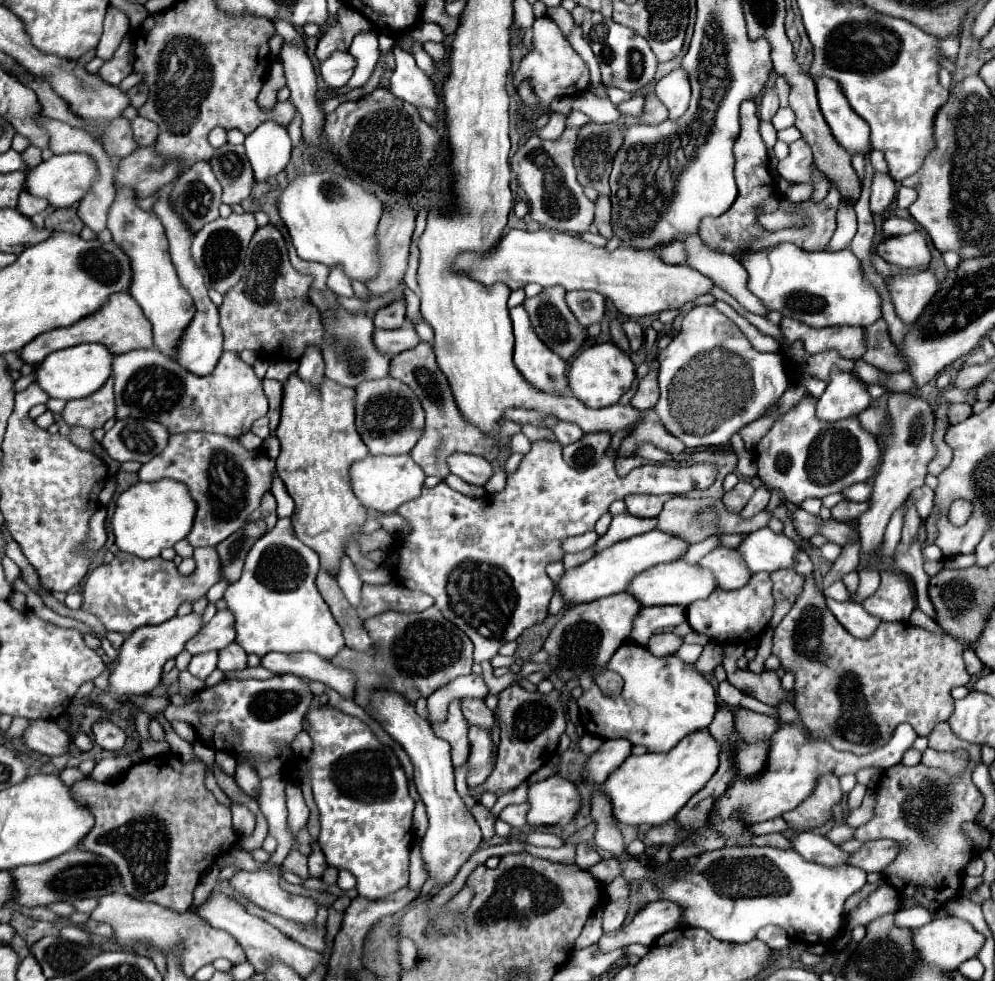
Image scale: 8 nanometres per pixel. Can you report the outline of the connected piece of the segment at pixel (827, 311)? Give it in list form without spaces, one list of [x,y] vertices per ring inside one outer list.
[[[779,243],[775,247],[763,249],[763,251],[749,251],[739,255],[739,263],[747,269],[747,289],[769,309],[779,311],[783,317],[797,319],[809,327],[823,329],[831,325],[861,325],[867,327],[875,323],[881,317],[881,299],[877,291],[871,287],[871,283],[863,277],[859,259],[849,251],[803,251],[793,243]]]

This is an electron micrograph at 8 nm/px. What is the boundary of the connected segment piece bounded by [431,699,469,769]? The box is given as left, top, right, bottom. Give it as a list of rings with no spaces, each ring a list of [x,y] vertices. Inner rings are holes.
[[[455,699],[451,705],[449,705],[449,711],[447,711],[447,717],[445,721],[439,721],[439,723],[431,723],[433,727],[433,733],[437,737],[443,737],[449,745],[451,745],[451,761],[453,761],[453,767],[461,767],[465,761],[467,761],[467,731],[469,731],[469,725],[461,713],[461,703],[459,699]]]

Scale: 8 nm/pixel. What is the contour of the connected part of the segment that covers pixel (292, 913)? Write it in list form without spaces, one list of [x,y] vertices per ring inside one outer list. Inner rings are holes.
[[[239,871],[229,879],[233,891],[243,895],[253,905],[281,915],[285,919],[293,919],[297,923],[313,923],[317,905],[309,897],[289,895],[279,887],[279,873],[271,871]]]

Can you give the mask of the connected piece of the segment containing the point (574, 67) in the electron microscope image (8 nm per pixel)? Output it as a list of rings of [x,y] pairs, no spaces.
[[[537,17],[533,23],[533,49],[523,57],[517,71],[513,73],[513,87],[519,89],[523,81],[529,81],[531,91],[541,101],[543,109],[549,111],[549,105],[555,97],[569,97],[573,93],[585,91],[590,84],[590,74],[585,61],[575,53],[569,41],[561,35],[559,27],[549,17]]]

